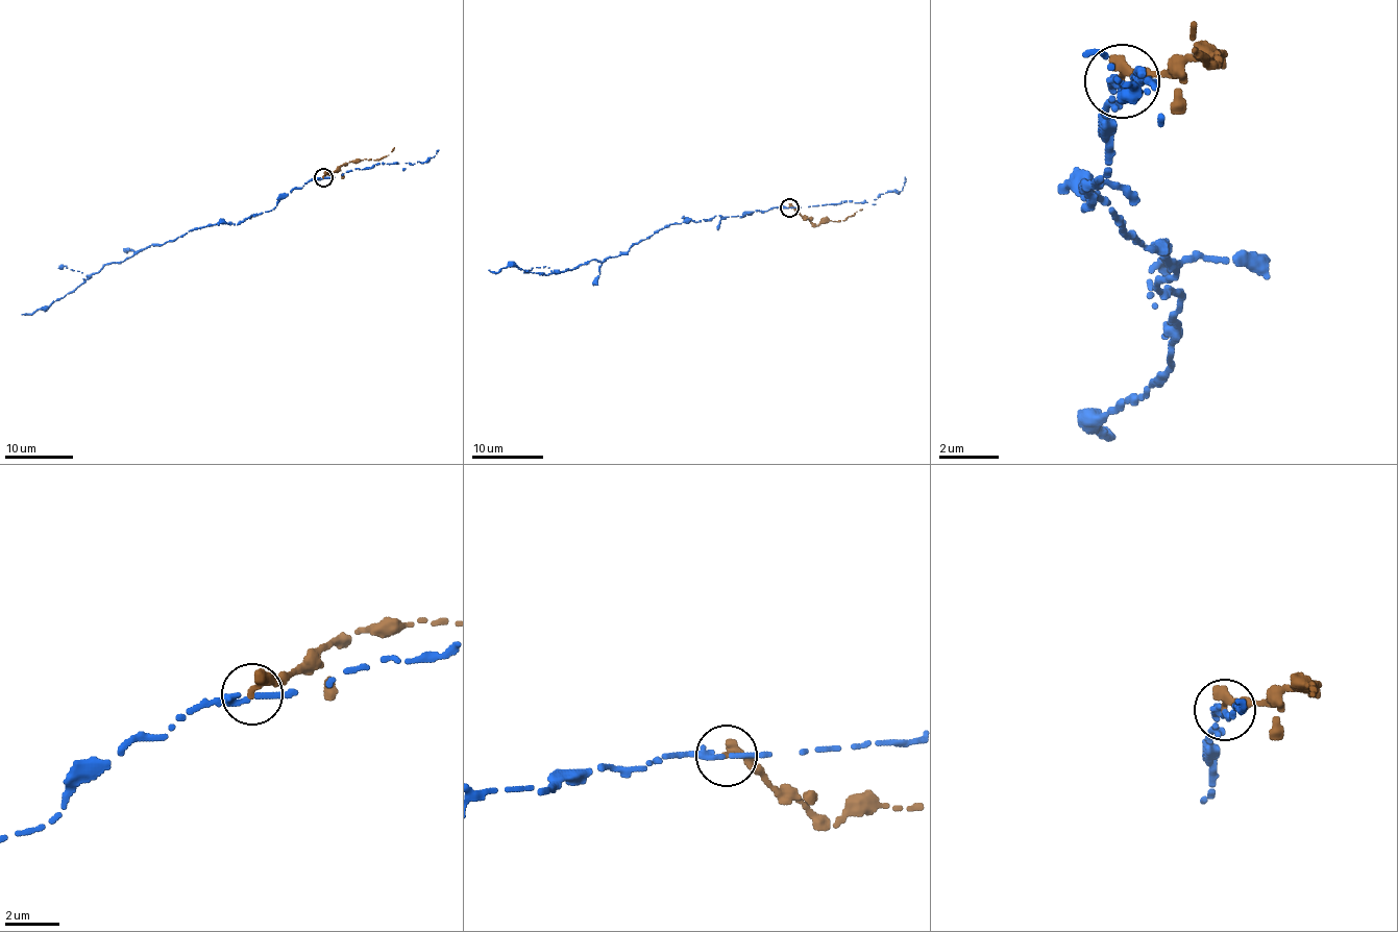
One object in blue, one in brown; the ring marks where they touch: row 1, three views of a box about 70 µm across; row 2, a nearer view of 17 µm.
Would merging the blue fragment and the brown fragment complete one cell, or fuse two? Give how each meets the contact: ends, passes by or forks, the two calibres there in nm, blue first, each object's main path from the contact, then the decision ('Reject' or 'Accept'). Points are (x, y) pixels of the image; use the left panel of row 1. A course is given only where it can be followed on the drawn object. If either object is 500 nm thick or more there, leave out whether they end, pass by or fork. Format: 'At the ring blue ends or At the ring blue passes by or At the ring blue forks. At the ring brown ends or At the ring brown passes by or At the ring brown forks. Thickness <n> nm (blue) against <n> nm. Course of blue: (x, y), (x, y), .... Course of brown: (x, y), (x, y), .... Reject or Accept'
At the ring blue passes by. At the ring brown ends. Thickness 180 nm (blue) against 360 nm. Course of blue: (323, 177), (295, 187), (269, 211), (238, 223), (194, 228), (105, 265), (49, 307), (22, 315). Course of brown: (323, 177), (348, 163), (383, 158), (394, 147). Reject

